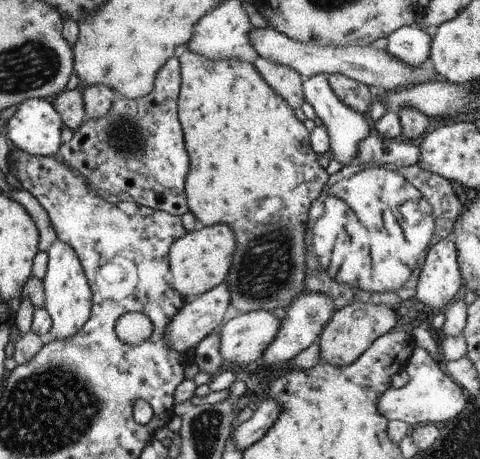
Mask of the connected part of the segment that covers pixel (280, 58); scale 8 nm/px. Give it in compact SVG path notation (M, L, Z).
M270 26L252 30L248 34L248 38L252 40L252 46L256 48L259 56L266 60L272 60L276 64L284 64L288 68L294 68L303 78L310 78L310 76L316 76L316 74L331 75L340 73L364 83L366 86L374 86L382 93L392 92L396 88L410 88L410 86L416 86L416 84L426 84L426 82L437 81L440 78L429 63L418 66L418 68L410 68L408 64L400 62L396 56L388 54L386 48L377 49L371 44L364 47L304 44L304 42L288 38L288 36Z

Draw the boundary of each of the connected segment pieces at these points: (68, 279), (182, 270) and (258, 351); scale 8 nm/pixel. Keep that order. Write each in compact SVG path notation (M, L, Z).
M58 239L52 244L47 254L46 276L41 281L46 297L43 308L52 318L52 330L48 333L46 340L64 340L72 338L90 318L93 294L80 259L72 247Z
M214 224L186 232L172 246L168 252L170 264L170 286L190 300L212 290L214 286L224 282L236 252L235 234L228 224Z
M256 310L226 322L218 329L220 356L229 368L263 358L264 350L280 332L284 312Z

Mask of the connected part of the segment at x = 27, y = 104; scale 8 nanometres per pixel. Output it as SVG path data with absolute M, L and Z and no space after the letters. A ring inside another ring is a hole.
M25 100L7 122L4 131L13 148L32 156L59 154L63 122L51 100Z

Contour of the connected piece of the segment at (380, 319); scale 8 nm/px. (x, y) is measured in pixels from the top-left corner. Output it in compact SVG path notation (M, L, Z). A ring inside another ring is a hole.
M362 298L350 302L342 308L337 308L318 338L320 356L332 366L348 366L360 358L380 336L384 336L396 327L397 318L398 314L395 308L385 304L368 303Z

